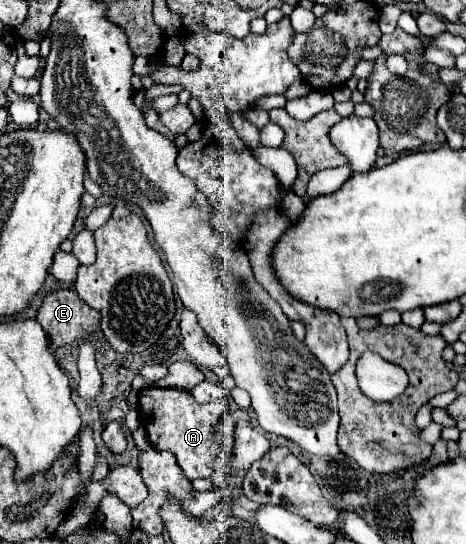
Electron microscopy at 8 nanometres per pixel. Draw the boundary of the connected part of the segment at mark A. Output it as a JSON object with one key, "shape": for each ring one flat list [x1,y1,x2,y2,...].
{"shape":[[144,388,138,396,138,412,140,422,148,432,148,440,158,450,174,452,178,466,182,468,188,480,210,478,214,464,210,452,218,448,218,438,214,438,214,426,218,426,218,418,222,418,228,408,228,400,220,398,210,404,198,404,190,392,178,388]]}

